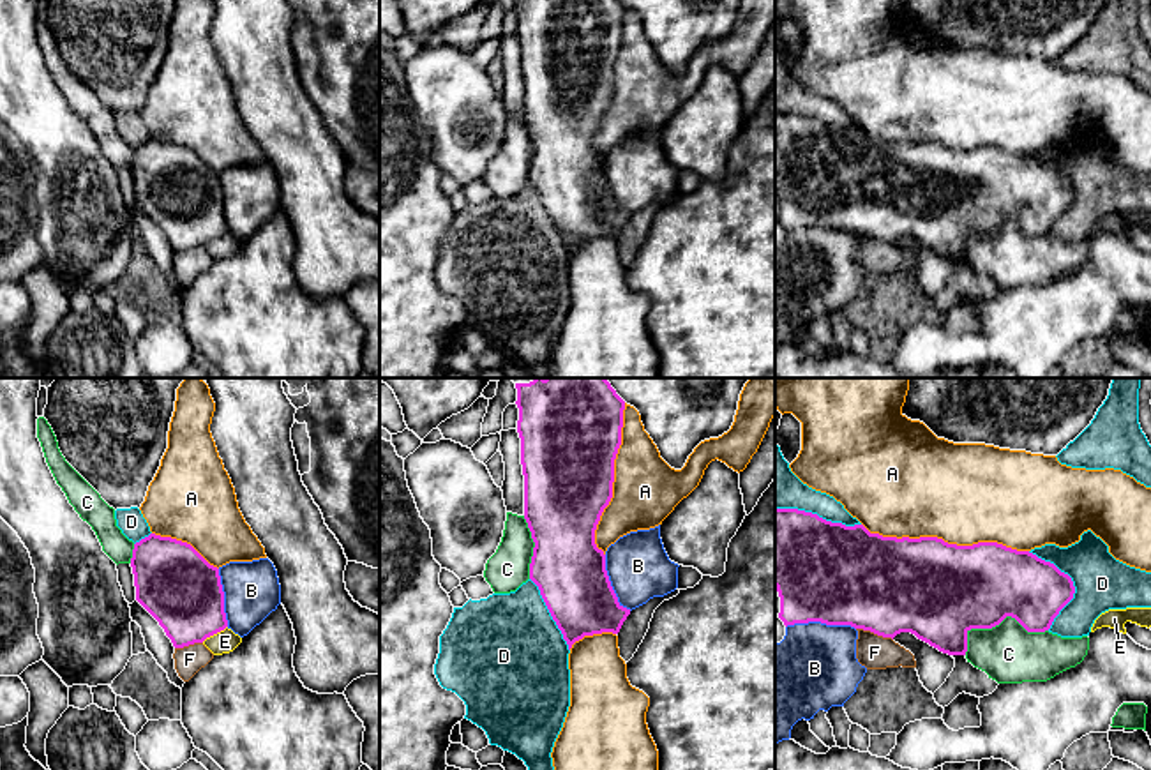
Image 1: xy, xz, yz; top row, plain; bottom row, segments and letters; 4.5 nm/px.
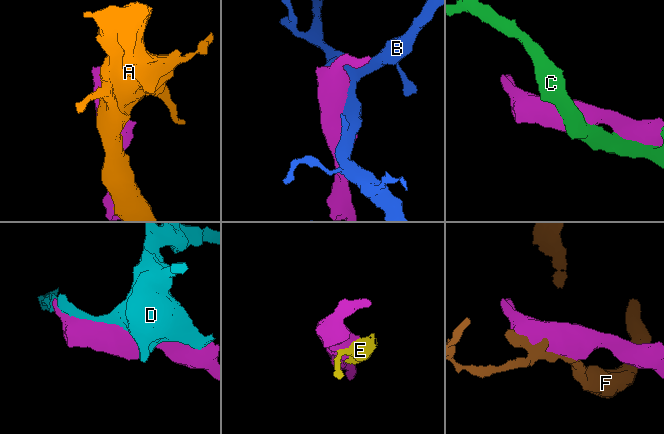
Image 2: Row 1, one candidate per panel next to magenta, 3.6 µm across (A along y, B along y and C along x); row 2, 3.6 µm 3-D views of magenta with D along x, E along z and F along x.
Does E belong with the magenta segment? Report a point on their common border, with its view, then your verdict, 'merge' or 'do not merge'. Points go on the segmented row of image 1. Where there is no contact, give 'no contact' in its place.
contact xy (214, 633); do not merge

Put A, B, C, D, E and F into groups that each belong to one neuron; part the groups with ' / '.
A / B / C / D / E / F

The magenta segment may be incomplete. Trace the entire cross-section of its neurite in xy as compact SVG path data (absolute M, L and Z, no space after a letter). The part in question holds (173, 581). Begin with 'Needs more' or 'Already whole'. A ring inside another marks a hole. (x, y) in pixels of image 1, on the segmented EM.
Already whole. M150 533L134 544L131 567L136 600L159 622L175 648L203 643L228 627L219 569L191 544Z

